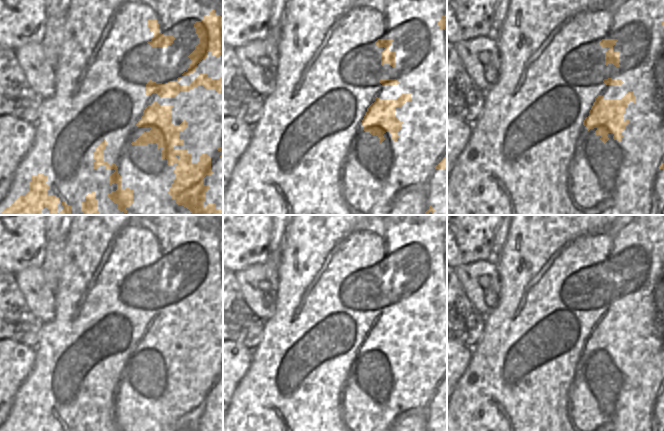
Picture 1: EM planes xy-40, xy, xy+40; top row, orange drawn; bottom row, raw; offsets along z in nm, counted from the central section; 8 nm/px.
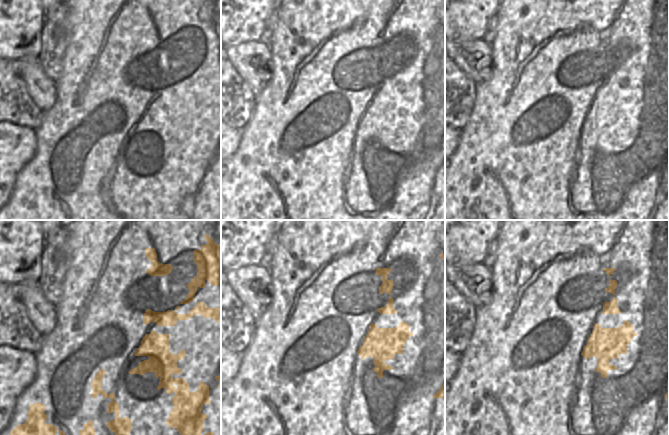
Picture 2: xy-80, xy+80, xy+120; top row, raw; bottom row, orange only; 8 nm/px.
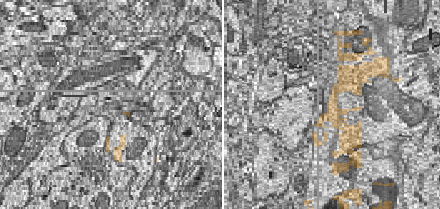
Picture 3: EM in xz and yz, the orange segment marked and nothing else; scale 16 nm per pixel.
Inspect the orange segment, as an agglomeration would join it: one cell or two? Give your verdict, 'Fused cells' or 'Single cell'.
Single cell.

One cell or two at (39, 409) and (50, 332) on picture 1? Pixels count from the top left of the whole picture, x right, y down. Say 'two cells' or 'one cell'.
one cell

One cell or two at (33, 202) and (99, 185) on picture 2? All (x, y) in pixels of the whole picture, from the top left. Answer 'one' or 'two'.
one

